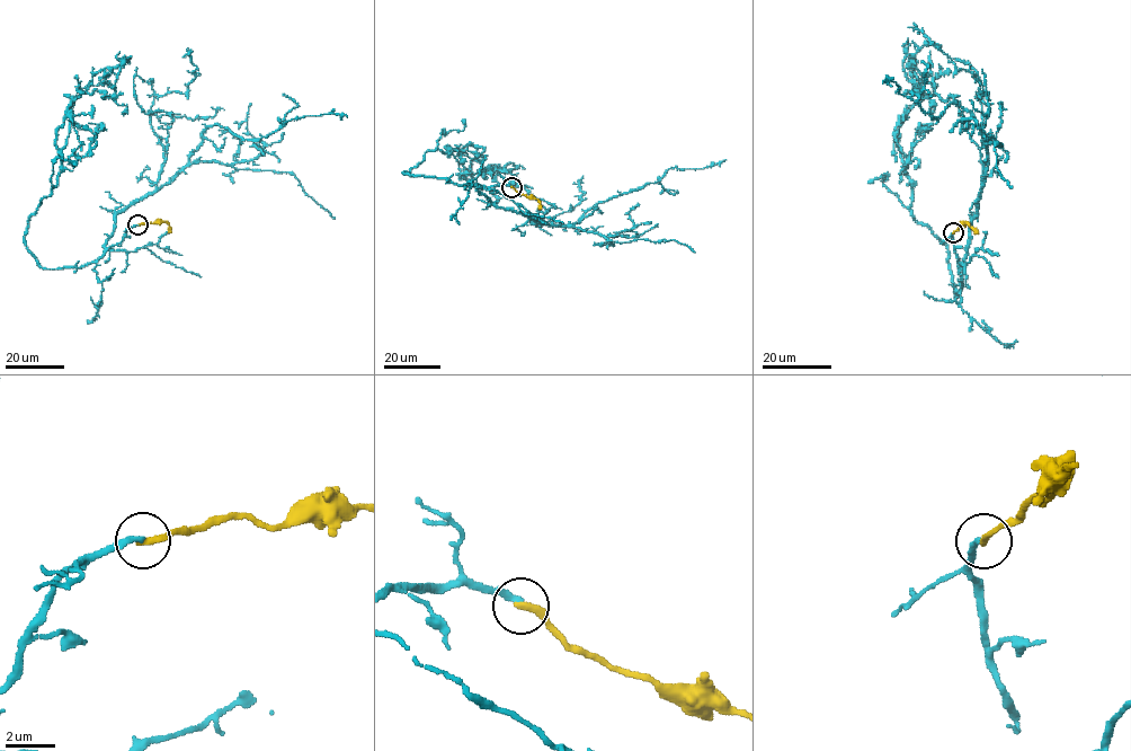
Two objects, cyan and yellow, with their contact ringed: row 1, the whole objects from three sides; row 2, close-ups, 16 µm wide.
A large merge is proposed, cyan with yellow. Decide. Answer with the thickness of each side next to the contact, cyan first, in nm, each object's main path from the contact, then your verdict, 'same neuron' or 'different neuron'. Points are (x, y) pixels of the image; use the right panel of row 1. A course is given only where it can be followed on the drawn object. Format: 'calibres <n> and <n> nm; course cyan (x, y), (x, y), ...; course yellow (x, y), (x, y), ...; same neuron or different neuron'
calibres 240 and 280 nm; course cyan (953, 232), (963, 283), (955, 298), (945, 246), (911, 214), (898, 141), (923, 91), (904, 69), (907, 37); course yellow (953, 232), (965, 222), (978, 232); different neuron

